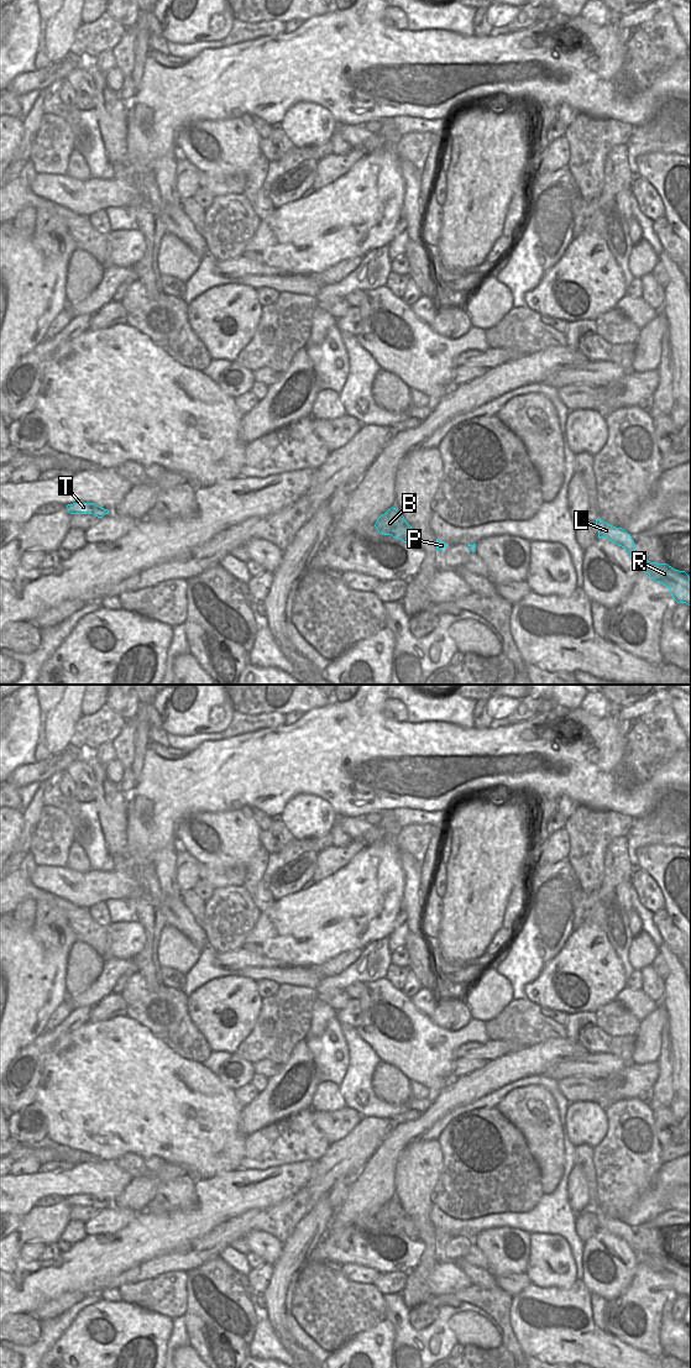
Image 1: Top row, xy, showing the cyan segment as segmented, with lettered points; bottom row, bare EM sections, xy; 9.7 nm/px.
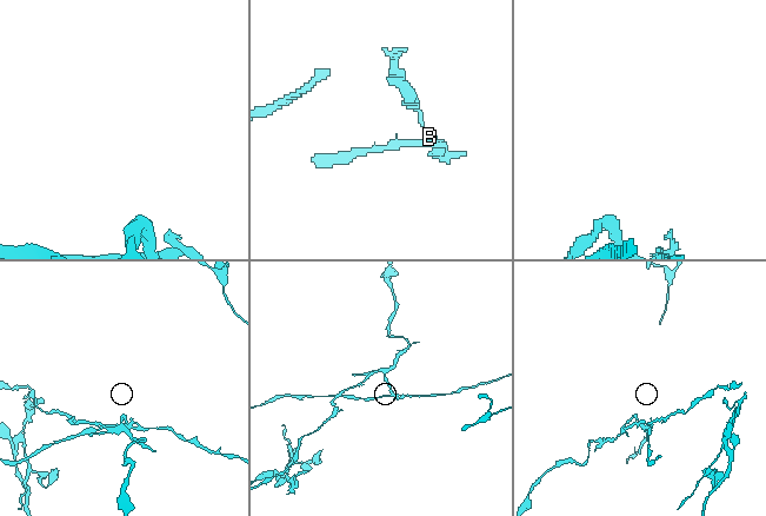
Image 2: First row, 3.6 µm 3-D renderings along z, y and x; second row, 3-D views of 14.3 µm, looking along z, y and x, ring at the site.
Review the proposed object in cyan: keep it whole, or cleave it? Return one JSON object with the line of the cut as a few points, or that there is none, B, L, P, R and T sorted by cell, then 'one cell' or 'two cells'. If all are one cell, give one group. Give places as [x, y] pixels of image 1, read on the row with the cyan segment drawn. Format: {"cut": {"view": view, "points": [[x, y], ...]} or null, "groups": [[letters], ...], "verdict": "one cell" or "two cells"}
{"cut": {"view": "xy", "points": [[376, 525], [391, 534]]}, "groups": [["B", "L", "P", "R"], ["T"]], "verdict": "two cells"}

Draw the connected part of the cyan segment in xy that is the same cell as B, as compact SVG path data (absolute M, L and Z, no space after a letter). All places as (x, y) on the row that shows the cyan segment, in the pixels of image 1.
M393 507L377 519L375 526L388 531L393 538L413 547L418 547L418 538L412 526L407 523L402 513Z

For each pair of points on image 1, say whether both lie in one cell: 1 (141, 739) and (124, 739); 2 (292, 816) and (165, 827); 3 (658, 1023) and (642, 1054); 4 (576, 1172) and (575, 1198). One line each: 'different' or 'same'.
1: different
2: different
3: same
4: same

